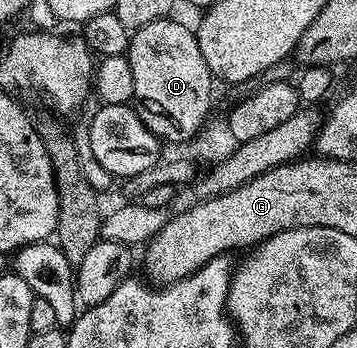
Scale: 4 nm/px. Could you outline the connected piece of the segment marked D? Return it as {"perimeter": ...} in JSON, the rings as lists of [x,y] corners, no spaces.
{"perimeter":[[[168,16],[161,20],[153,20],[153,24],[145,24],[140,30],[131,34],[131,43],[127,46],[129,68],[133,68],[133,102],[139,111],[139,119],[164,143],[187,142],[197,134],[212,113],[211,108],[211,69],[205,64],[205,56],[201,56],[201,44],[197,44],[195,30],[183,22],[174,22]]]}

